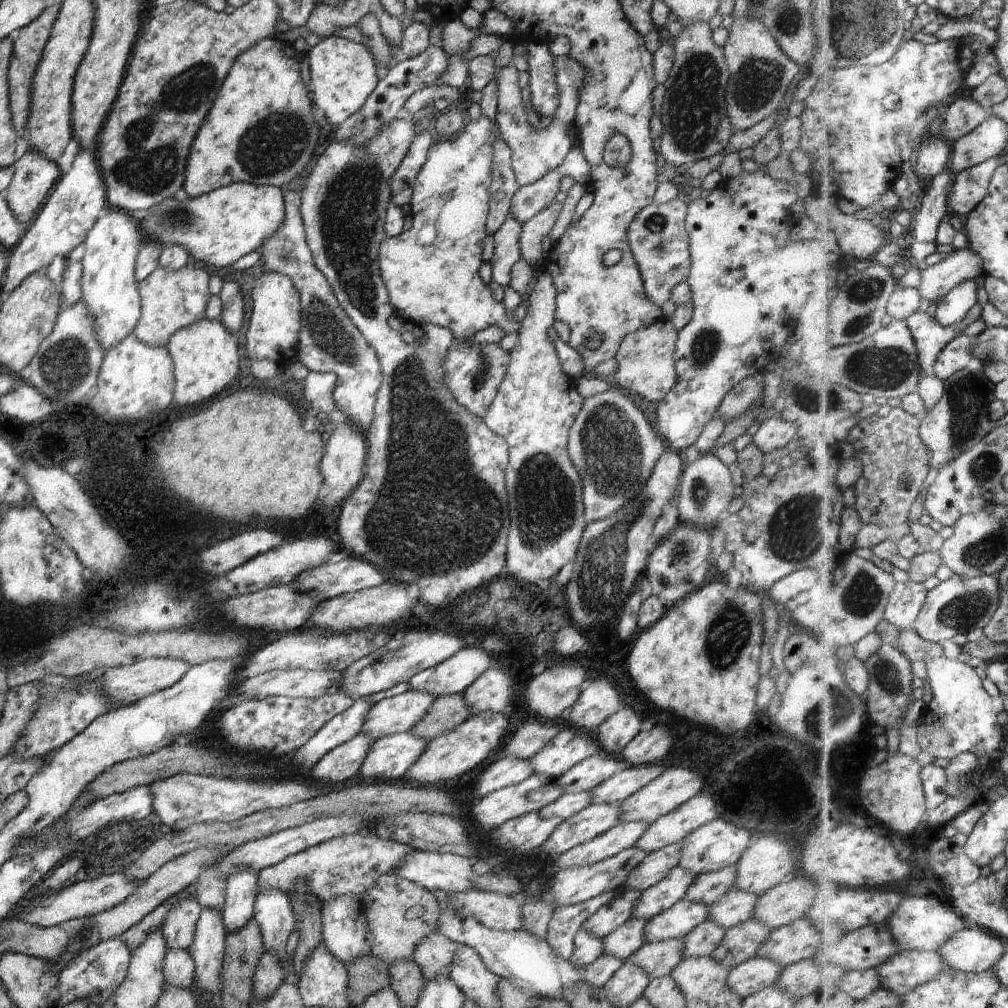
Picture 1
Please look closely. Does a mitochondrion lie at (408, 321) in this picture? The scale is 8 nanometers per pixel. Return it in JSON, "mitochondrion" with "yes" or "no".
{"mitochondrion":"no"}

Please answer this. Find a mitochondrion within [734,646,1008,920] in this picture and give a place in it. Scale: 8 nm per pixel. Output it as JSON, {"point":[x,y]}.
{"point":[888,676]}

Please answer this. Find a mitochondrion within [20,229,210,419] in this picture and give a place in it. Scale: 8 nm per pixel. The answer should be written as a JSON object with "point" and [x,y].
{"point":[66,365]}

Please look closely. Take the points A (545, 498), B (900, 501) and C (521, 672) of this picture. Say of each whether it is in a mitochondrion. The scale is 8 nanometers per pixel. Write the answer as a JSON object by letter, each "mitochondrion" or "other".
{"A":"mitochondrion","B":"other","C":"other"}

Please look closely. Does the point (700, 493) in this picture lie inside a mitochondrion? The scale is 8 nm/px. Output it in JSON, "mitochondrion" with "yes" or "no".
{"mitochondrion":"yes"}

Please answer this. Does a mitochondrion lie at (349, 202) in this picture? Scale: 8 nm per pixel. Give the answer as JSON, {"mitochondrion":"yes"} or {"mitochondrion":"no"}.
{"mitochondrion":"yes"}

